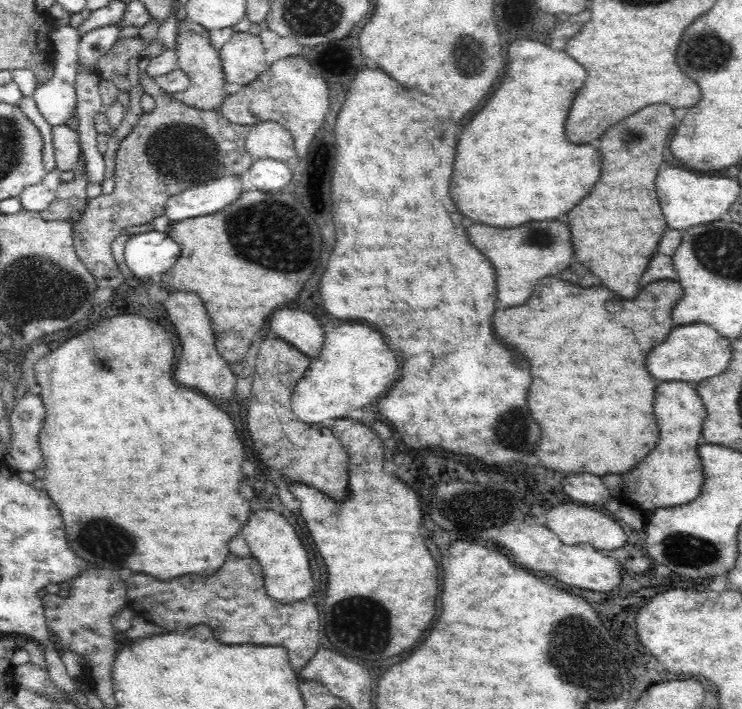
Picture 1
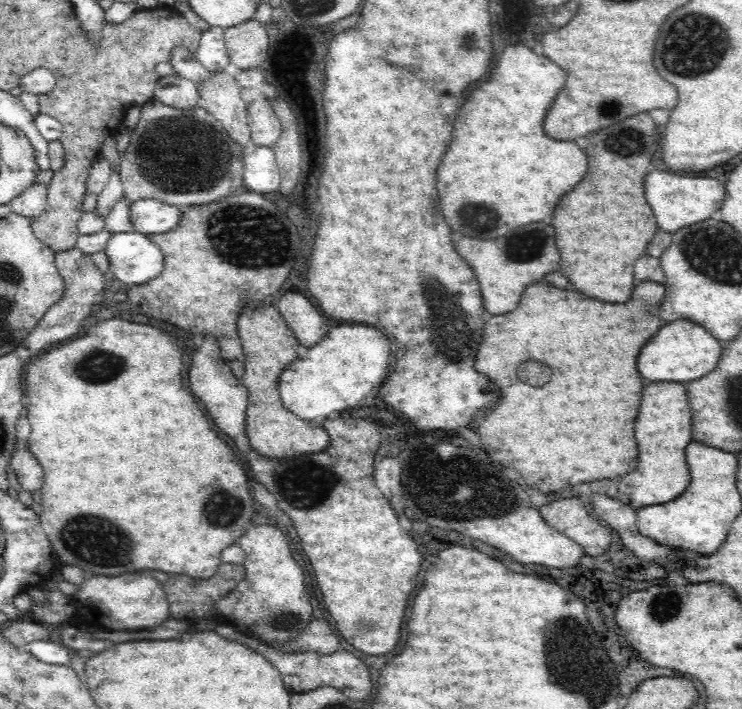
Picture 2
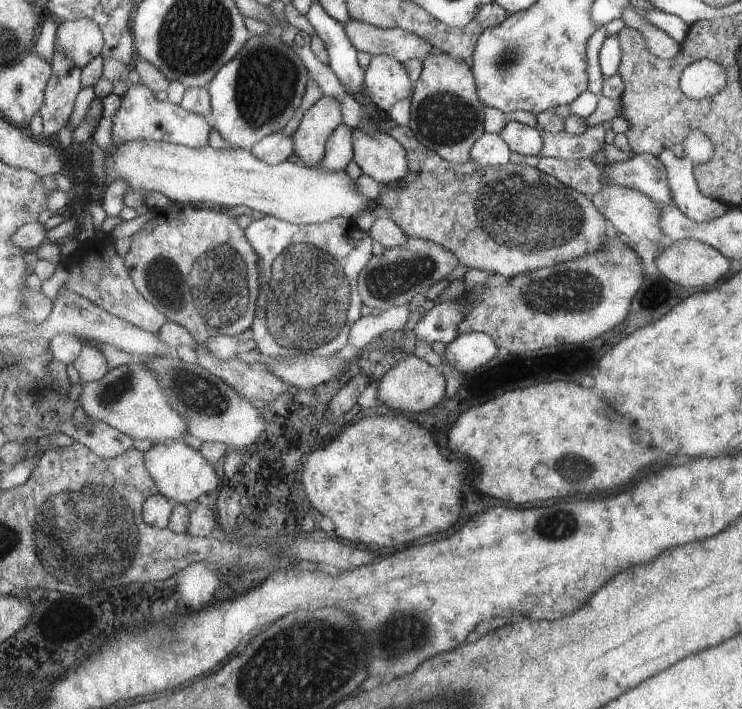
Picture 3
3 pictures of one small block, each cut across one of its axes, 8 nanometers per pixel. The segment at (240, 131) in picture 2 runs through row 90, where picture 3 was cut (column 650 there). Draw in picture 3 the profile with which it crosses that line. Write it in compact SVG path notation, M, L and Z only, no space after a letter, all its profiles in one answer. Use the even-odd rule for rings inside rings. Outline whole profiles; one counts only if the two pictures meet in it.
M601 185L601 188L589 197L604 219L611 222L617 234L637 243L641 238L667 246L672 240L661 229L661 210L655 200L635 189L619 185Z

